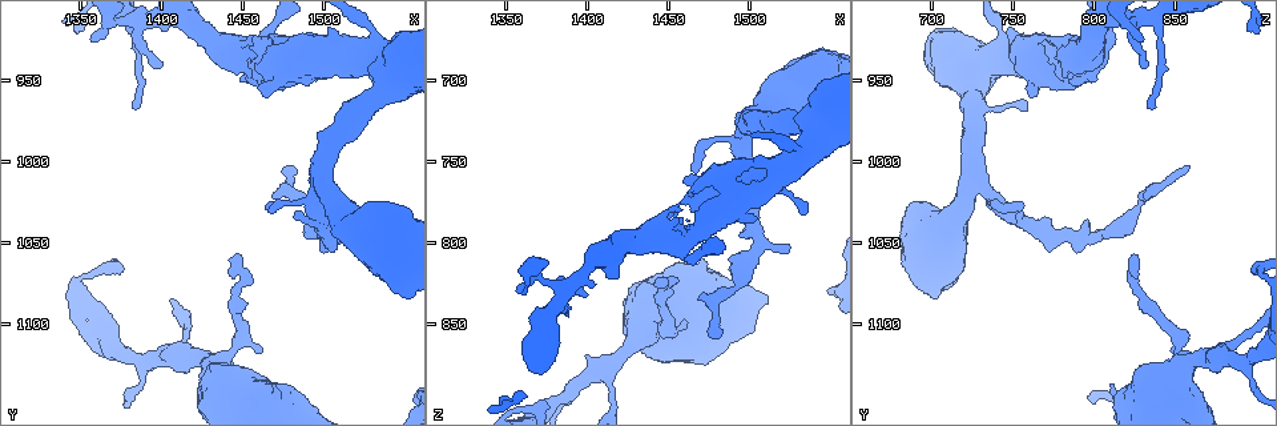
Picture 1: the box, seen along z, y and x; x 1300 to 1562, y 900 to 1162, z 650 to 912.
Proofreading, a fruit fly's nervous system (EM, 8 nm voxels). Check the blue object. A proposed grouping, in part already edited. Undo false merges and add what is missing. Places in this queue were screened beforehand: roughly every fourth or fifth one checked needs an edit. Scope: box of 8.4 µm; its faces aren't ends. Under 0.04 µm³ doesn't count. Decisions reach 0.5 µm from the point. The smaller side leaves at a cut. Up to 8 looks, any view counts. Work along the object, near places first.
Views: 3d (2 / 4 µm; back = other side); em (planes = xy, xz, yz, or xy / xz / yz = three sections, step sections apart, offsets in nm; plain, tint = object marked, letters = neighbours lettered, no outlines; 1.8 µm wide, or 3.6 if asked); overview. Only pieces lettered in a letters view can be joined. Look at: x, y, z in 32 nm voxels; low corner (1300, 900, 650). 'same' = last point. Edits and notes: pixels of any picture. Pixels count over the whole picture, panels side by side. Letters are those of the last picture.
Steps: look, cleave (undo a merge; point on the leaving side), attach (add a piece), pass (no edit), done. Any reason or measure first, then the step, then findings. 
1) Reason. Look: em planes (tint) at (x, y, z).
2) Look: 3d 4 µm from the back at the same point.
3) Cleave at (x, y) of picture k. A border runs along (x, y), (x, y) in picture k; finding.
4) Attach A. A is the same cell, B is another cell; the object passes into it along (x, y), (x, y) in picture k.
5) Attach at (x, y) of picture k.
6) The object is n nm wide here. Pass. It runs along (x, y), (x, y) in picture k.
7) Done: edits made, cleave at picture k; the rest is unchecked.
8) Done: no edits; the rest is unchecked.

Sharp bend. Look: em planes (letters) at (1458, 932, 804).

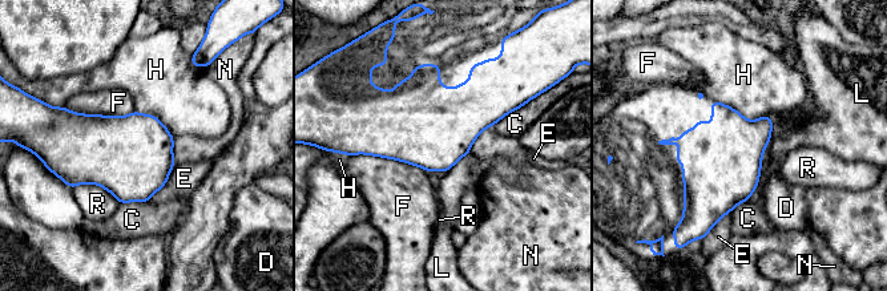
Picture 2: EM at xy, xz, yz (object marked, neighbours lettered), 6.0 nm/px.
Pass. C, D, E, F, H, L, N and R are other cells; a border runs along (468, 152), (444, 172) in picture 2; continuous, no second cell.

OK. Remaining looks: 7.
Free end. Look: em yz step 16 (letters) at (1480, 1004, 858).

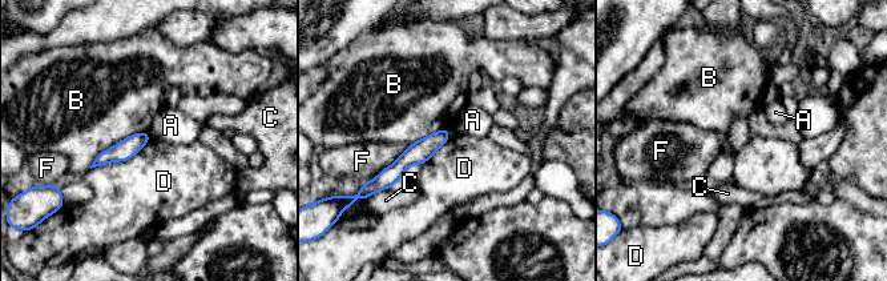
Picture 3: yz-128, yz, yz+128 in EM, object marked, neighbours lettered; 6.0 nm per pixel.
Pass. A, B, C, D and F are other cells; it runs along (446, 132), (379, 180) in picture 3; no lettered piece goes on from it.

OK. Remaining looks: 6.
Calibre changes. Look: em xy step 16 (letters) at (1434, 1126, 854).

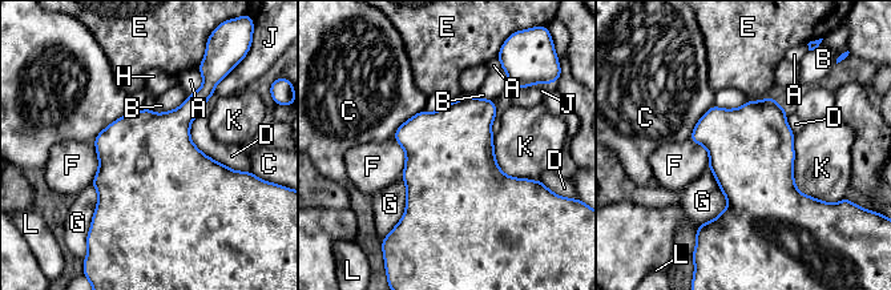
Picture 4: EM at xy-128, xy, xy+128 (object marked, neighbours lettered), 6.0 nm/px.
The longest contact is with K, 440 nm. Pass. A, B, C, D, E, F, G, H, J, K and L are other cells; a border runs along (188, 96), (173, 109), (150, 109) in picture 4; one cell here.

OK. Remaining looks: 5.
Done: no edits; the rest is unchecked.

